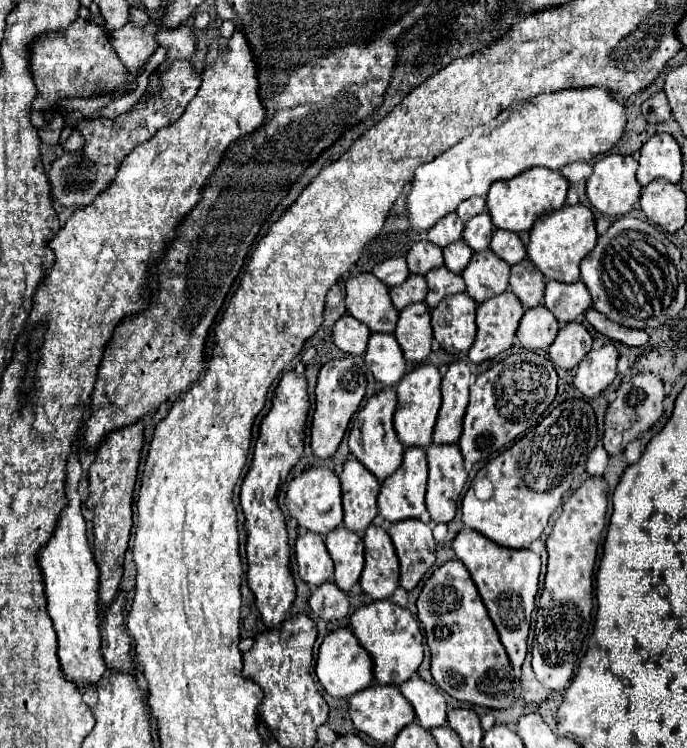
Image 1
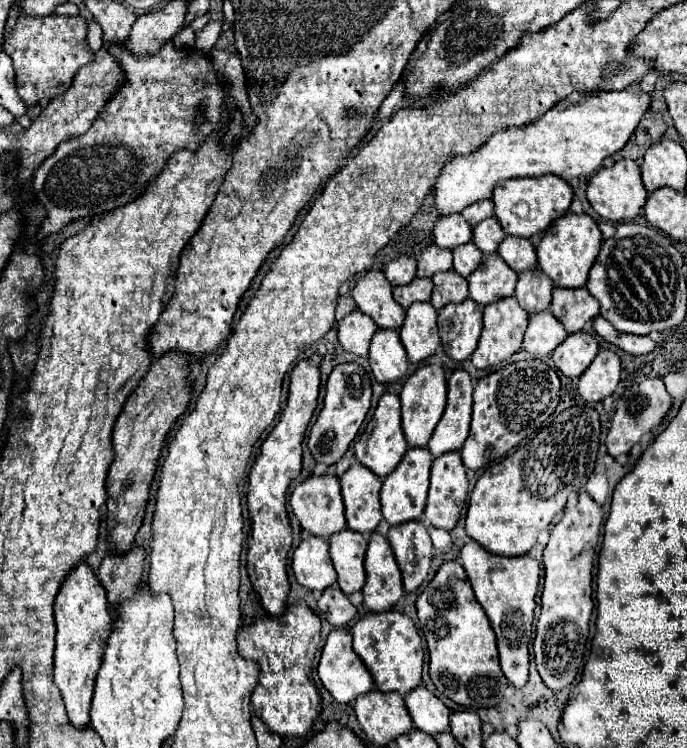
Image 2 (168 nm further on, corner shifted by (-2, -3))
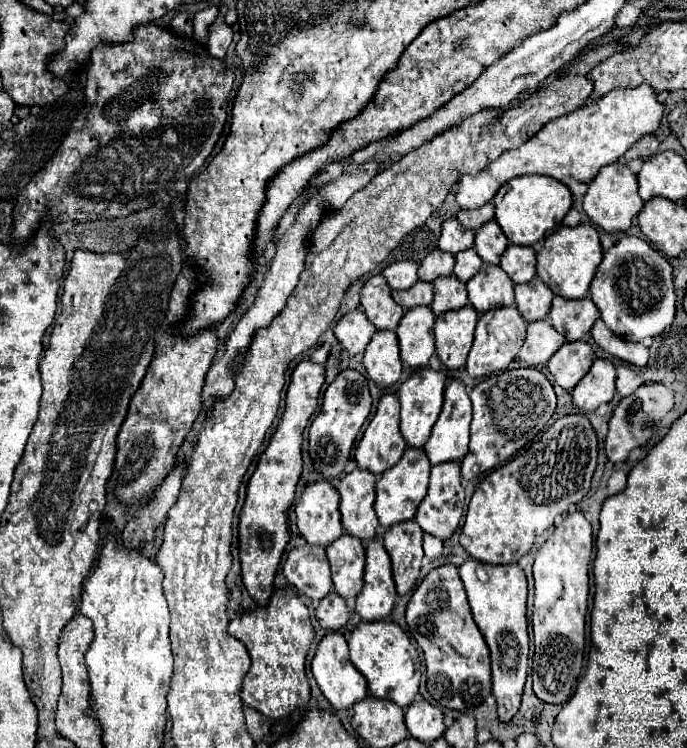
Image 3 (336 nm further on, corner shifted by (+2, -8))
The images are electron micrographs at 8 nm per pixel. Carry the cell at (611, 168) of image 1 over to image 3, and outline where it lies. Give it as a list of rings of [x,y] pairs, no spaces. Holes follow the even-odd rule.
[[[608,163],[600,173],[590,181],[590,187],[584,195],[584,211],[592,223],[602,227],[608,233],[626,231],[632,225],[632,219],[642,211],[642,197],[638,195],[638,181],[632,169],[626,163]]]

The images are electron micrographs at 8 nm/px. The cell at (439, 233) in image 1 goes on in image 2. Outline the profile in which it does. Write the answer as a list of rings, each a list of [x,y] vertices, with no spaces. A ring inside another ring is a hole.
[[[460,214],[442,216],[434,226],[434,242],[440,248],[452,250],[470,240],[472,240],[472,226]]]

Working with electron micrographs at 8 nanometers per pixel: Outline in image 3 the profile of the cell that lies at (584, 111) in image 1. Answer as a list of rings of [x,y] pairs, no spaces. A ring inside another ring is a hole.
[[[650,85],[612,89],[608,95],[592,101],[592,105],[546,123],[530,141],[520,145],[520,149],[502,153],[482,173],[464,175],[458,181],[458,205],[462,209],[476,209],[488,203],[500,185],[516,175],[548,175],[564,185],[570,181],[590,183],[600,167],[618,161],[640,137],[656,133],[662,115],[664,105],[656,99],[656,91]]]

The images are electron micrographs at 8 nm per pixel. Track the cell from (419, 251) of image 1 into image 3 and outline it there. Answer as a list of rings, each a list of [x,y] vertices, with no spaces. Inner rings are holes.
[[[440,249],[432,251],[420,265],[418,269],[418,275],[422,281],[428,281],[432,283],[436,277],[442,277],[442,275],[452,275],[452,269],[454,269],[454,255],[452,253],[444,253]]]

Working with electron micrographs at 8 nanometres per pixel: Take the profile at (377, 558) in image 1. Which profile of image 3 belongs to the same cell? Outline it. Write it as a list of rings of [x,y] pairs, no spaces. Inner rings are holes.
[[[372,539],[366,547],[364,589],[356,597],[356,613],[362,621],[386,619],[394,607],[396,585],[392,579],[390,557],[384,545]]]

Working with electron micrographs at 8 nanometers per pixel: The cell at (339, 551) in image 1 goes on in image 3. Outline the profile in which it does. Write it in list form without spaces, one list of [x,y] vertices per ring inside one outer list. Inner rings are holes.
[[[342,535],[326,547],[332,567],[332,581],[340,597],[356,597],[364,587],[364,545],[352,535]]]

